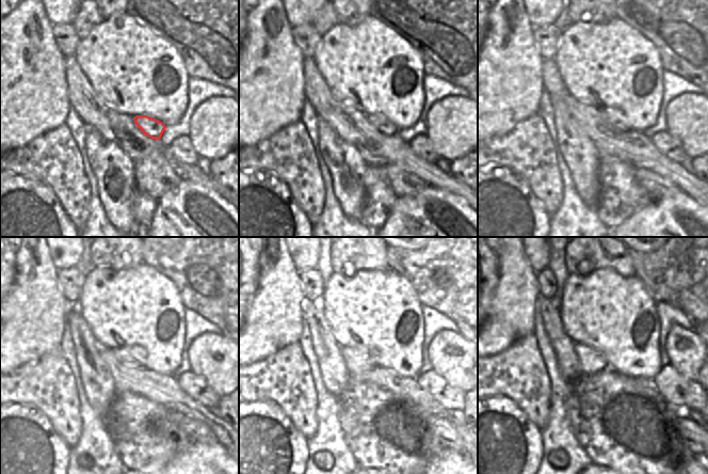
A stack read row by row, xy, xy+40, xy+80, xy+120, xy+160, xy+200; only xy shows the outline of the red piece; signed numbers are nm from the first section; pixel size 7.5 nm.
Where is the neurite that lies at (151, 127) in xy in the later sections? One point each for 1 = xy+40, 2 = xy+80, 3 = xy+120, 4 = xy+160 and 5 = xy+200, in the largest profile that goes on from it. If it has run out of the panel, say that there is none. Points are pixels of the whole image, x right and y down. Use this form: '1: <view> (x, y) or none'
1: xy+40 (380, 122)
2: xy+80 (614, 117)
3: xy+120 (135, 356)
4: xy+160 (356, 361)
5: xy+200 (591, 361)

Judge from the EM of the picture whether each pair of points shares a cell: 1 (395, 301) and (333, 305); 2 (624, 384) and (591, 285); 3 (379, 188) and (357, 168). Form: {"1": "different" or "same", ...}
{"1": "same", "2": "different", "3": "different"}

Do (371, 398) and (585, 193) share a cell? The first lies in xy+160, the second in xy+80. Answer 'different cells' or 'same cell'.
different cells

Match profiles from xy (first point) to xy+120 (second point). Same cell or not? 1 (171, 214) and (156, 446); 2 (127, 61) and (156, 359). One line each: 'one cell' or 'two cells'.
1: two cells
2: one cell

